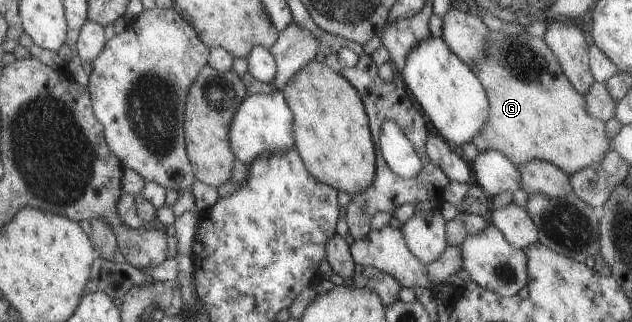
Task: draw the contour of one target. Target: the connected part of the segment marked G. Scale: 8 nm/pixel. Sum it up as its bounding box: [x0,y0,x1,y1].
[472,29,612,175]

